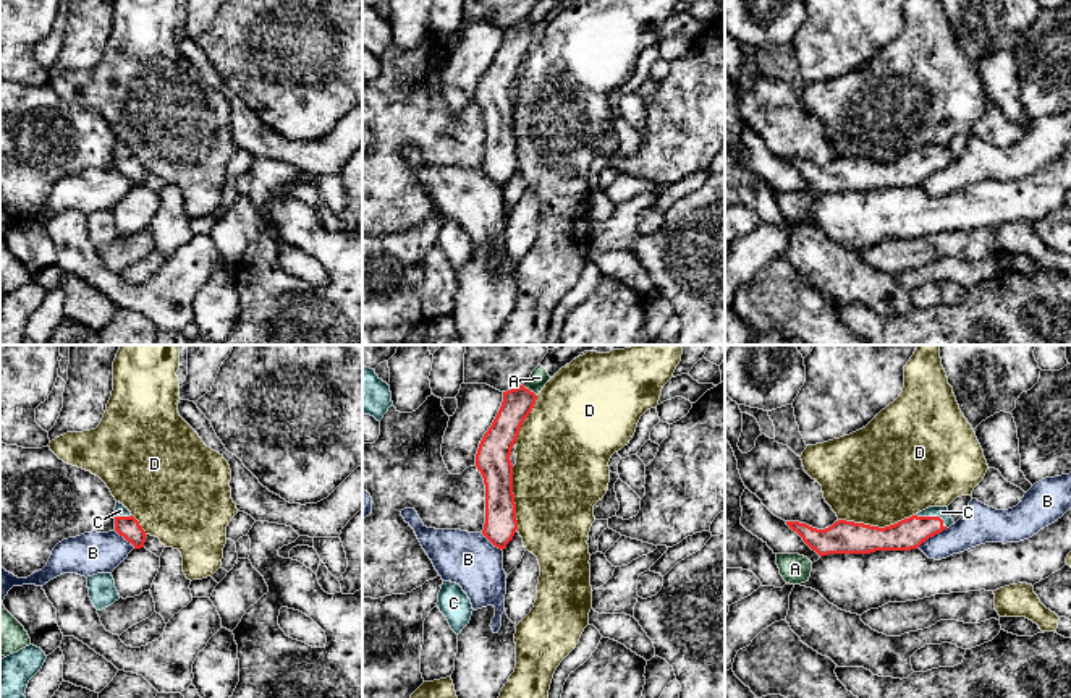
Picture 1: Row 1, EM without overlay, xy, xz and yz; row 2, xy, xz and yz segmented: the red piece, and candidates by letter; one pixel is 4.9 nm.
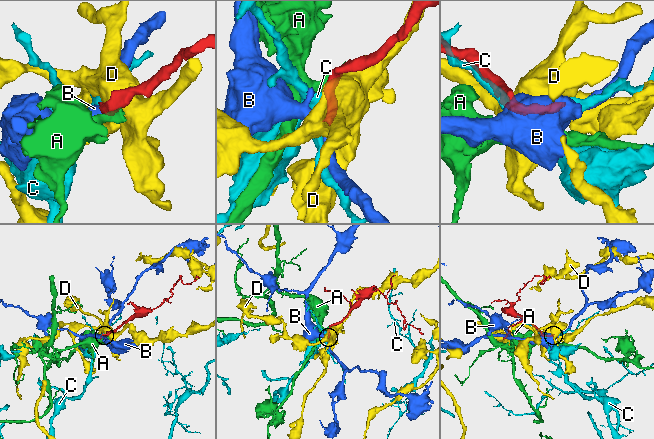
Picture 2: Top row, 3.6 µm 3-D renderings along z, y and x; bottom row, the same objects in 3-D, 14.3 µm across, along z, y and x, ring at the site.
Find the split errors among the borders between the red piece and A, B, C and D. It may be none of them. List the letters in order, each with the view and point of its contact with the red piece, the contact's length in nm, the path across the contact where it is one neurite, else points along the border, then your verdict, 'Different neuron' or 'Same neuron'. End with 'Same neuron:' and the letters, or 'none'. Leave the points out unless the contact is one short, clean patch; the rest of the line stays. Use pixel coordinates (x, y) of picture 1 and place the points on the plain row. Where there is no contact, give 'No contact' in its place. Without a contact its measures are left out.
A: Touches red at xz (528, 26). Shared border 90 nm. Boundary: xz (523, 21), (536, 33). Different neuron
B: Touches red at yz (932, 172). Shared border 180 nm. Boundary: yz (947, 165), (918, 183). Different neuron
C: Touches red at yz (932, 154). Shared border 170 nm. Path across: yz (910, 170), (932, 154), (942, 149). Same neuron
D: Touches red at yz (876, 164). Shared border 380 nm. Different neuron
Same neuron: C

